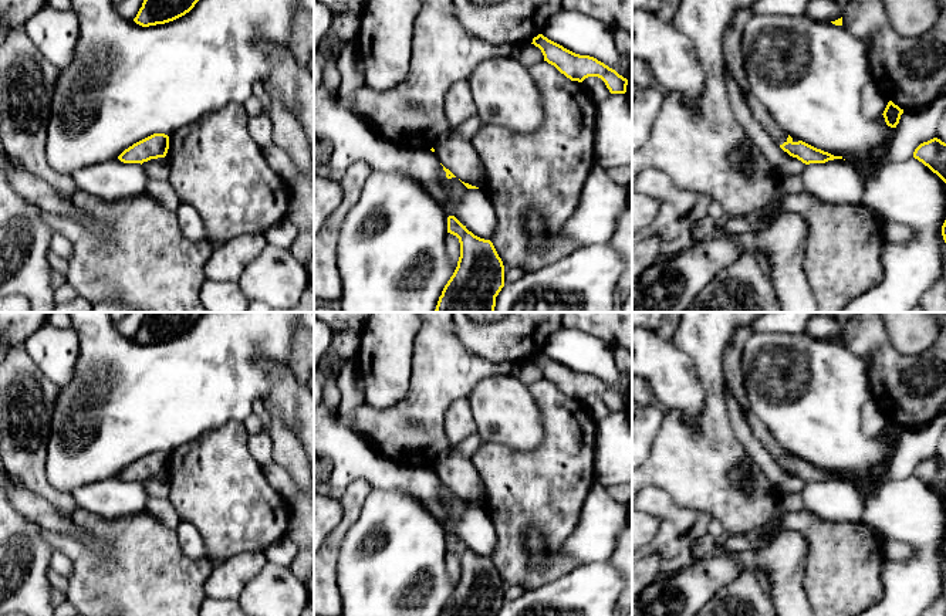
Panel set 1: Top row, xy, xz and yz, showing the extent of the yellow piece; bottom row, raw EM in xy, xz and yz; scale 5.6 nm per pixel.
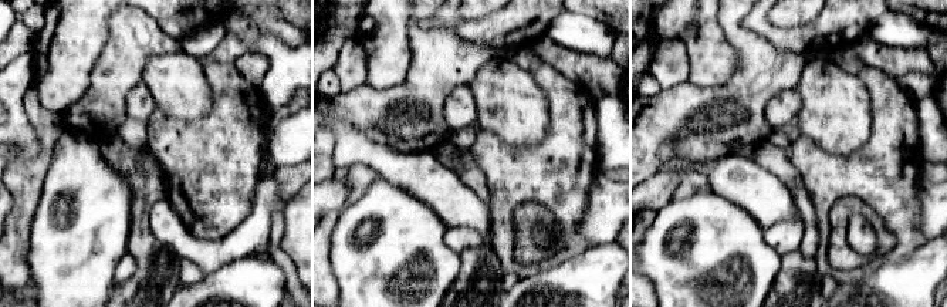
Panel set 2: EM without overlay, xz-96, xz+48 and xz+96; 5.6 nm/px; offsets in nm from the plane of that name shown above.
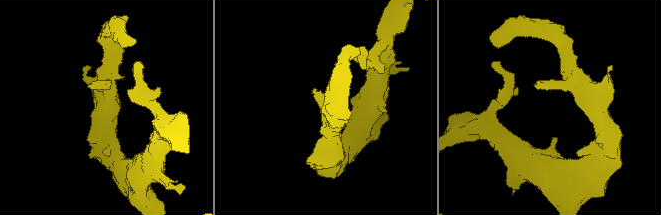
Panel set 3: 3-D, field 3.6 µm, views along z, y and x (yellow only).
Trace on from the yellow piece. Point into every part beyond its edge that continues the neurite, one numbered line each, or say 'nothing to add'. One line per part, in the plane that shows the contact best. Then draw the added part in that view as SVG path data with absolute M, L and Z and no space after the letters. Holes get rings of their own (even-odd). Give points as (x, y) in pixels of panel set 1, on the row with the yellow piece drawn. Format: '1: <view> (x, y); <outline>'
1: yz (760, 114); M750 92L746 95L746 101L750 106L750 112L754 119L763 126L763 129L773 138L773 141L780 146L787 142L788 133L781 129L768 111L761 105L761 102Z

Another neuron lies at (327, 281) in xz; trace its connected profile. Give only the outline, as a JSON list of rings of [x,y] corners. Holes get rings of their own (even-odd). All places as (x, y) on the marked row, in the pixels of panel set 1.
[[[358,160],[338,177],[344,200],[314,237],[314,298],[322,302],[339,301],[342,295],[342,280],[337,264],[341,226],[347,213],[358,203],[372,170],[368,163]]]

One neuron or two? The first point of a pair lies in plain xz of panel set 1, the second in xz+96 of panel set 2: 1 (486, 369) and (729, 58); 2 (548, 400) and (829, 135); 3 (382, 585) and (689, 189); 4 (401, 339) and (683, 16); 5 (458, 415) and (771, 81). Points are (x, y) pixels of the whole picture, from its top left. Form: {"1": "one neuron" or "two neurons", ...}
{"1": "two neurons", "2": "two neurons", "3": "two neurons", "4": "two neurons", "5": "two neurons"}

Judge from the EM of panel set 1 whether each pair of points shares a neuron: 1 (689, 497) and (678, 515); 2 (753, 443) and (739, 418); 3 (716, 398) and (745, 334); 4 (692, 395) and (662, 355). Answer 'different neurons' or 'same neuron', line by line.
1: different neurons
2: same neuron
3: different neurons
4: same neuron

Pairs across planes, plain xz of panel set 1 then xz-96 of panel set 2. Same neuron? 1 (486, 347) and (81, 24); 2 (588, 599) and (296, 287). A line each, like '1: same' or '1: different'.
1: same
2: different

